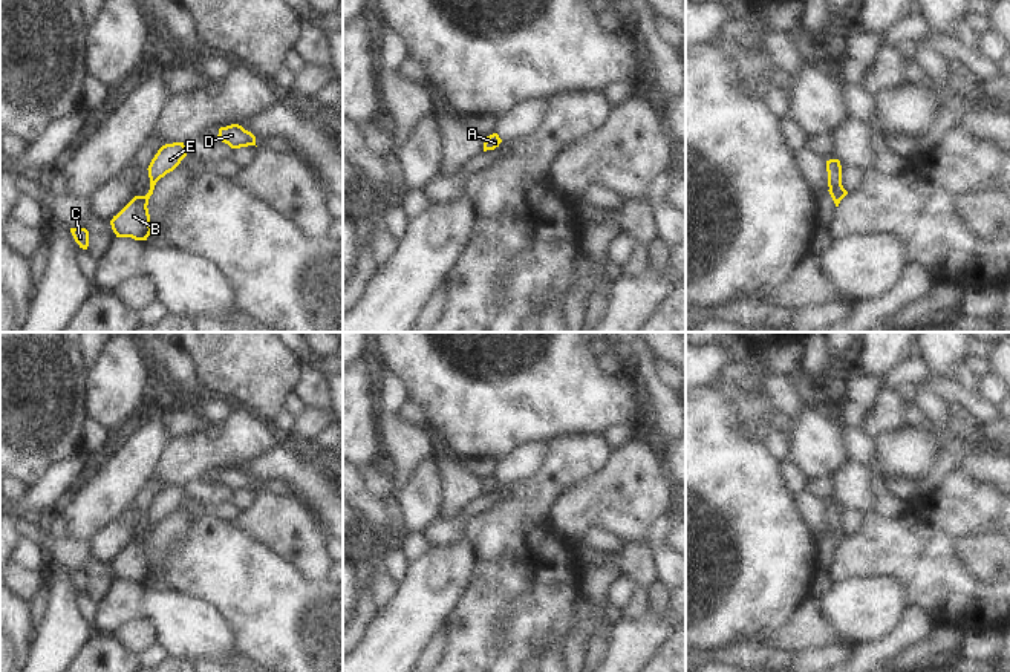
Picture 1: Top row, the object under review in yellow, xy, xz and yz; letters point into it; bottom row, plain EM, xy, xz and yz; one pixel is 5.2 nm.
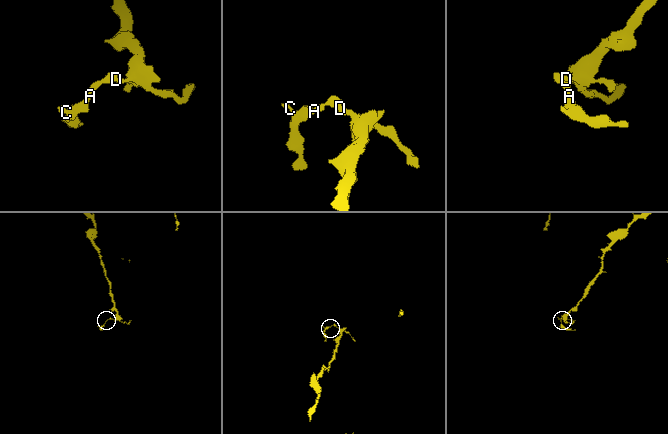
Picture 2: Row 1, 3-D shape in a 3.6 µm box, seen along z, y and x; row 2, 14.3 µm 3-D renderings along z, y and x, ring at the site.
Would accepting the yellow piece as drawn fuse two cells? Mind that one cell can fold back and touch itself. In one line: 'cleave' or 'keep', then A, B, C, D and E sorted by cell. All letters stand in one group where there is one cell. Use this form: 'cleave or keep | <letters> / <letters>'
keep | A B C D E

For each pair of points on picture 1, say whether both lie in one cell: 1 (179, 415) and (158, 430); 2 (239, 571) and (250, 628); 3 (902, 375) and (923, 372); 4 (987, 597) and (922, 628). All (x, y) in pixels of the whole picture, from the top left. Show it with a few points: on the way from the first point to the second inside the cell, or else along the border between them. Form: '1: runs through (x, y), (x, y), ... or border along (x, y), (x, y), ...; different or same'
1: border along (162, 414), (173, 440); different
2: runs through (250, 585), (250, 614); same
3: runs through (906, 372), (918, 372); same
4: border along (909, 602), (923, 605), (931, 613), (935, 625); different

